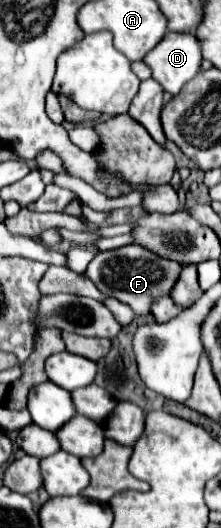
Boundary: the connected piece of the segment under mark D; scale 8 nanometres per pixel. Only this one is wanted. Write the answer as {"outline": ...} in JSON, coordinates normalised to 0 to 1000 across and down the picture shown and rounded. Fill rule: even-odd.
{"outline":[[[760,61],[760,68],[670,98],[652,117],[688,129],[688,148],[715,152],[751,174],[796,182],[824,163],[905,136],[914,91],[878,64],[814,68]]]}

